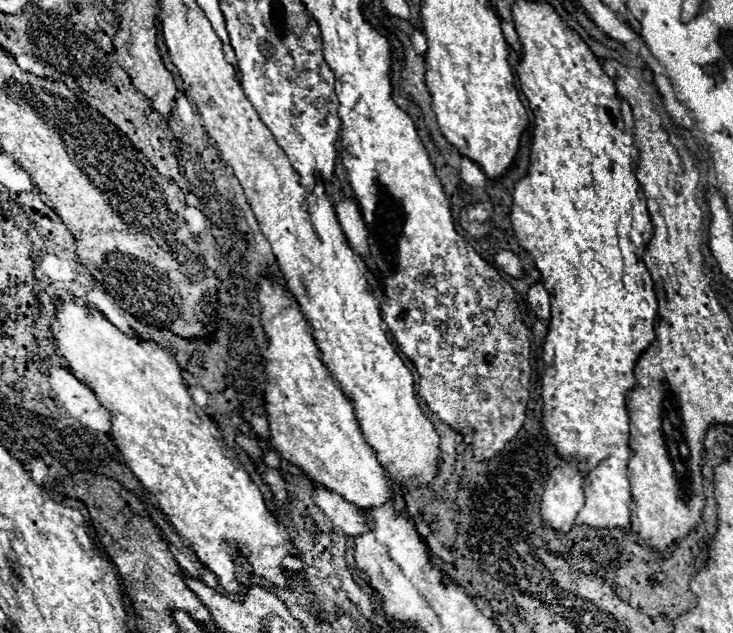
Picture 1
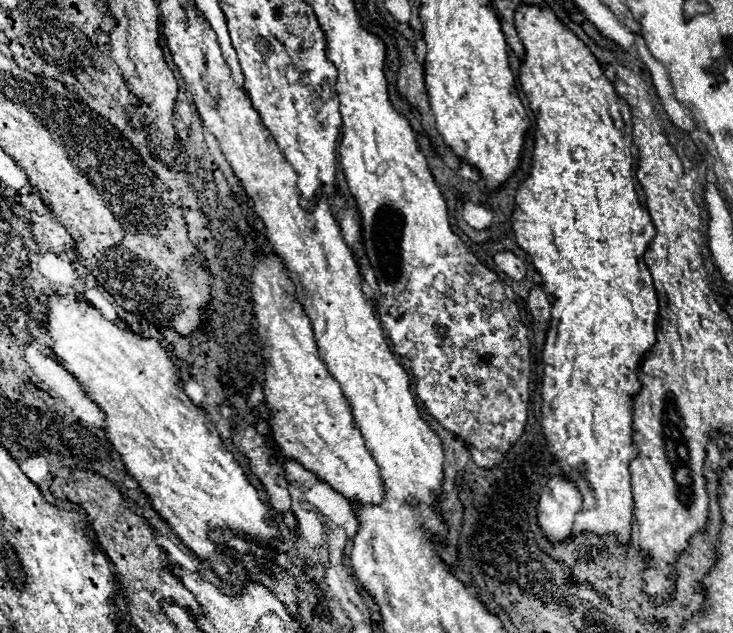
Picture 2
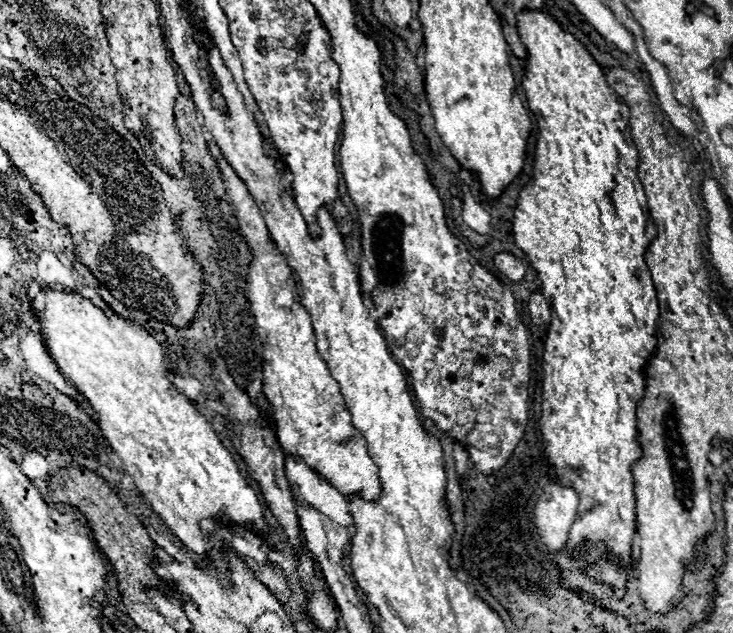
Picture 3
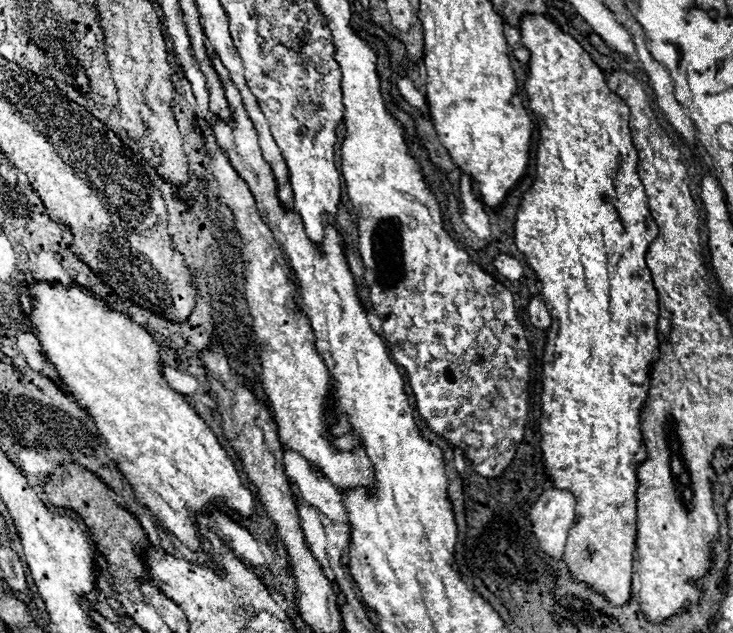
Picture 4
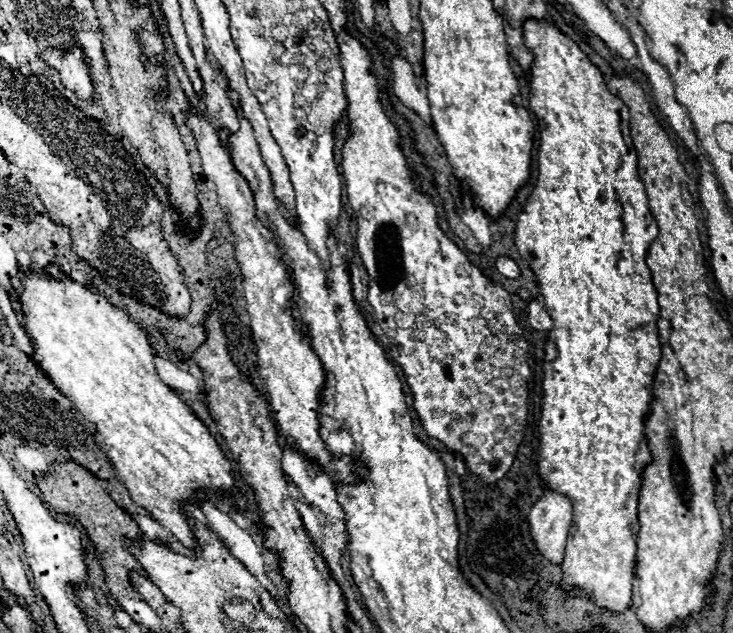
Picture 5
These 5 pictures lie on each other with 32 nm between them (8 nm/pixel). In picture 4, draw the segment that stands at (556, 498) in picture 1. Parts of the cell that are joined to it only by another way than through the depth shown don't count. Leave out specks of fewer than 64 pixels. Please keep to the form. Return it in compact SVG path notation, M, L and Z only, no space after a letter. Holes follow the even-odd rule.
M548 486L530 510L532 532L538 540L538 546L546 556L554 560L564 556L568 530L574 522L574 506L576 500L570 492Z

